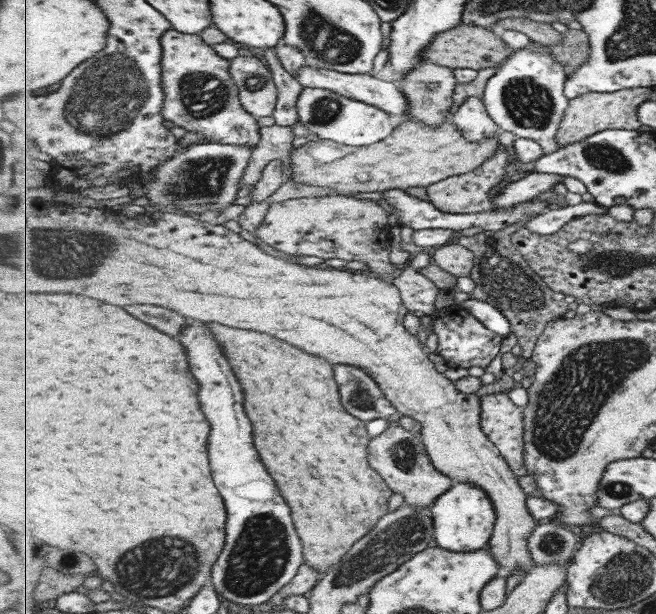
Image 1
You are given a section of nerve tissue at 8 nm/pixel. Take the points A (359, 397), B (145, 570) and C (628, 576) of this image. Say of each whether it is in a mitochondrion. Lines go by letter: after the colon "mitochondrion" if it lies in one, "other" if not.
A: mitochondrion
B: mitochondrion
C: mitochondrion

